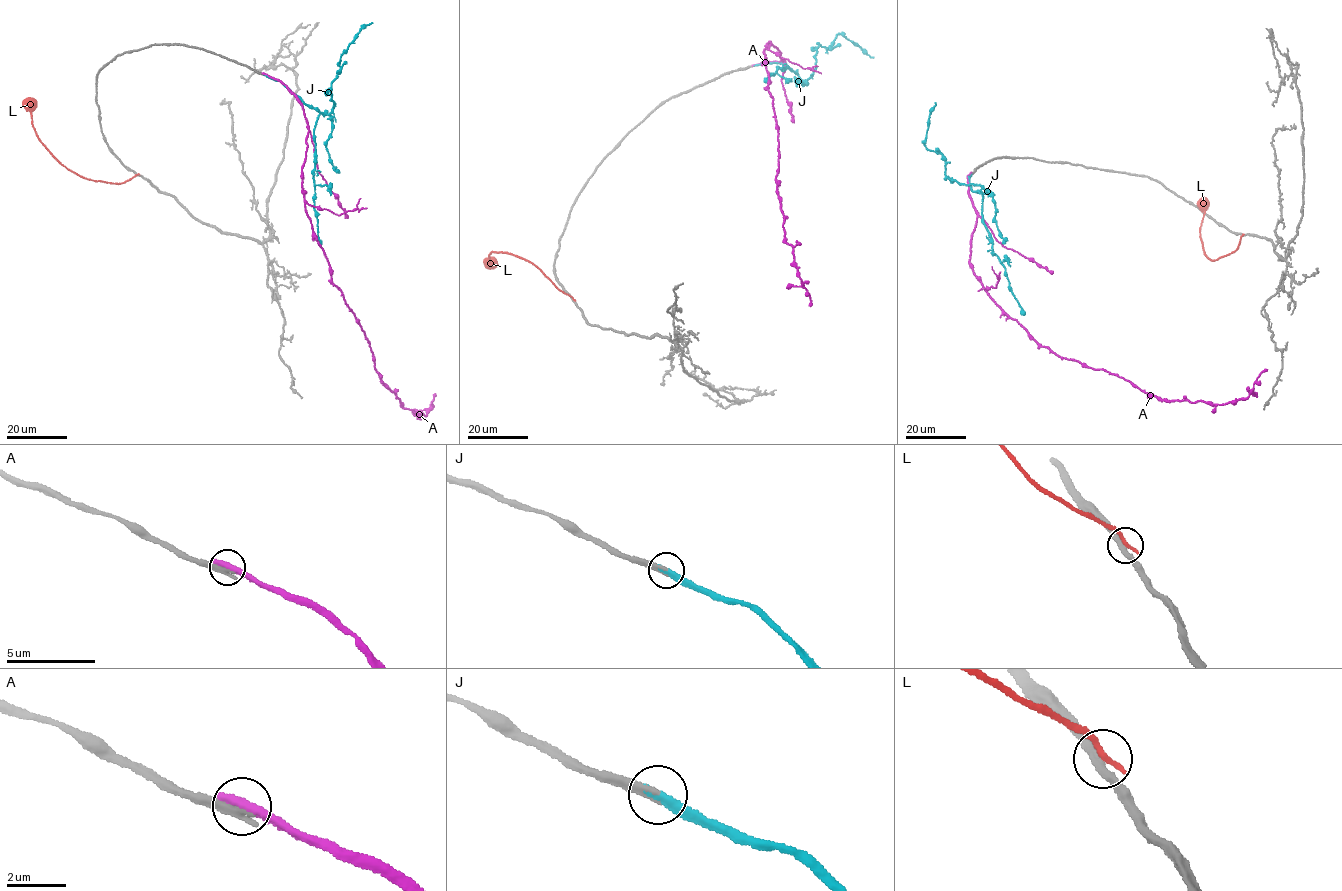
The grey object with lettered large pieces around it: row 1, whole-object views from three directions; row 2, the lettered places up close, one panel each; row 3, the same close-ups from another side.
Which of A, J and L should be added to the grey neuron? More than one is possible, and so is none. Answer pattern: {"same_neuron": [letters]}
{"same_neuron": ["J"]}

